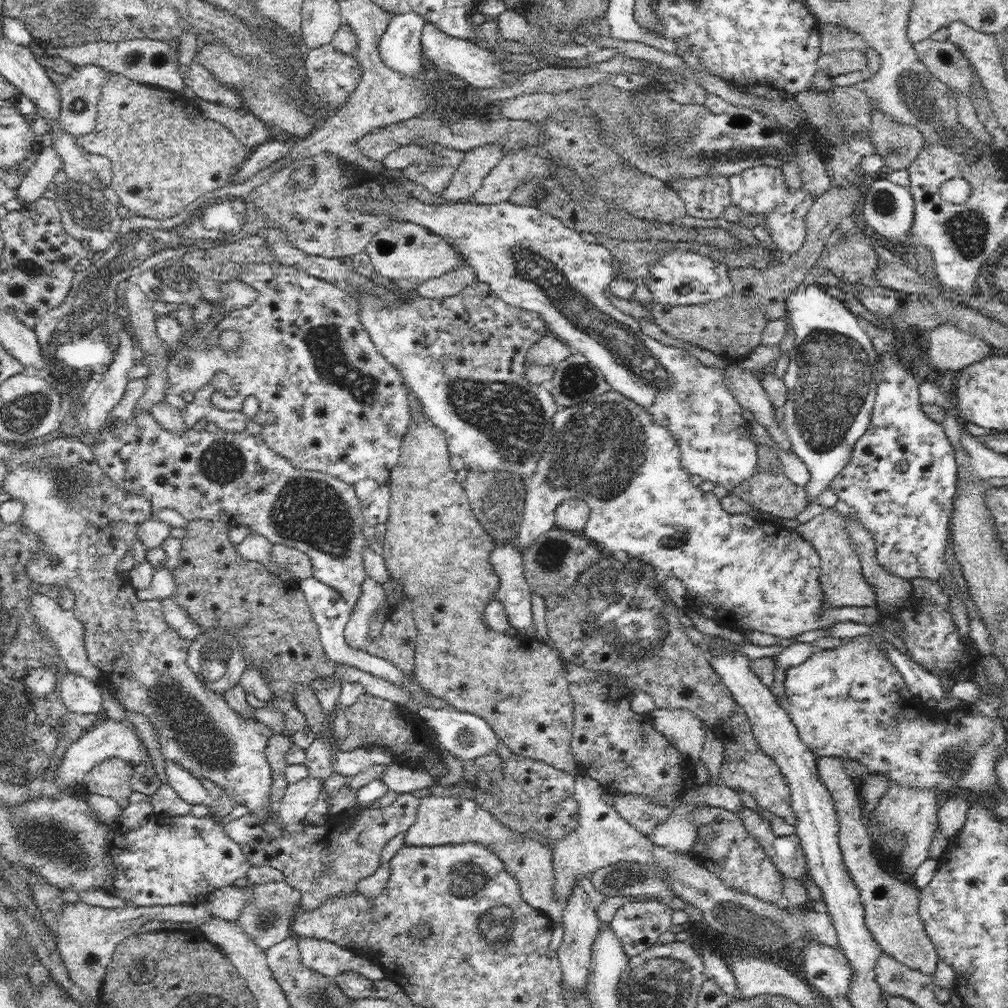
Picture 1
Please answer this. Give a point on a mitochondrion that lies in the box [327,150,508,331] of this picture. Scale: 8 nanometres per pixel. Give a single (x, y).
(384, 248)

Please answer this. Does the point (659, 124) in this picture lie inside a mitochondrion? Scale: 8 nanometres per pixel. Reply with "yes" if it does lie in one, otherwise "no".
yes

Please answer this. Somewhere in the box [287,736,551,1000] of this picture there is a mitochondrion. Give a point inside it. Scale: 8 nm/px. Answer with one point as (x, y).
(495, 928)

